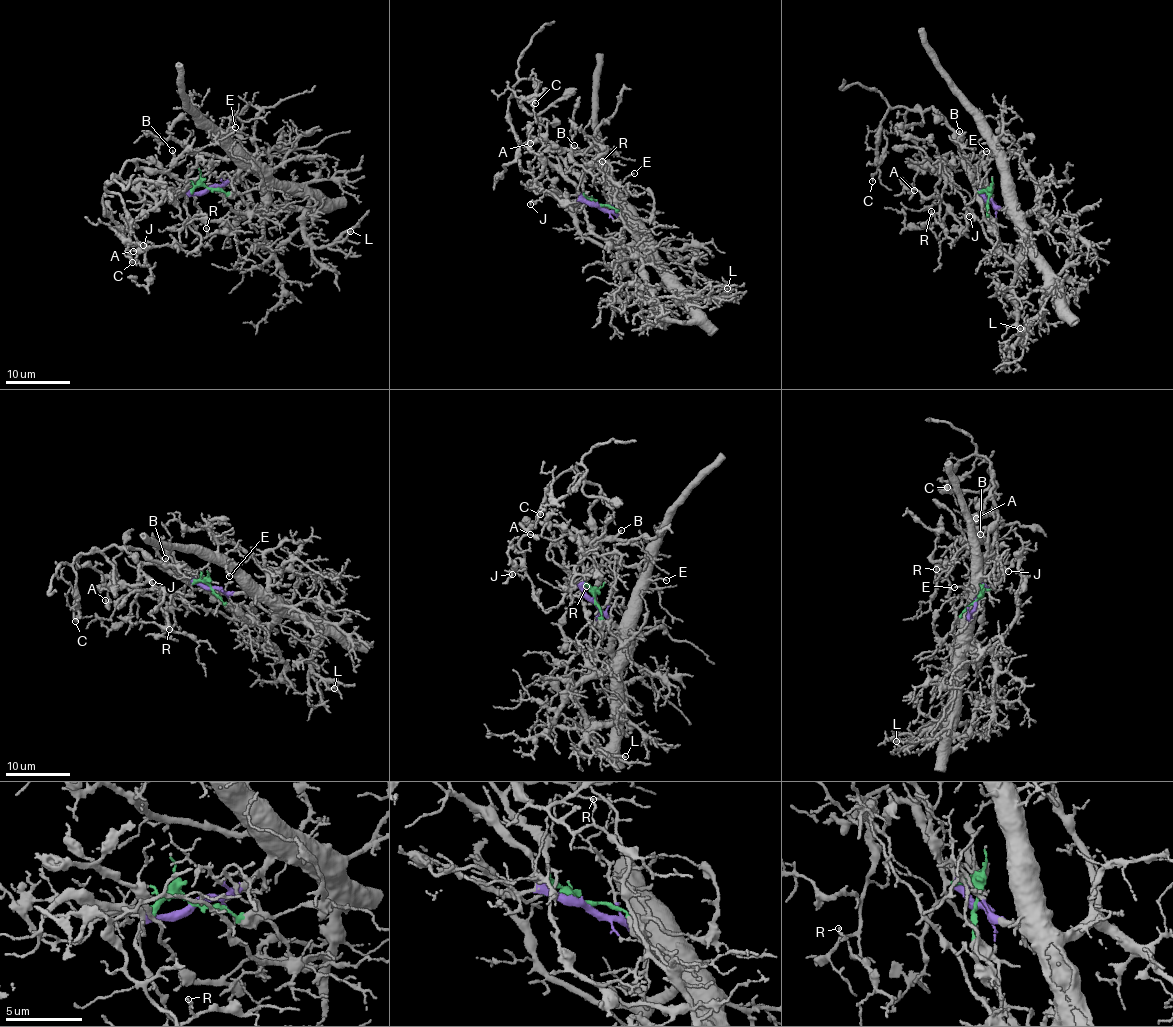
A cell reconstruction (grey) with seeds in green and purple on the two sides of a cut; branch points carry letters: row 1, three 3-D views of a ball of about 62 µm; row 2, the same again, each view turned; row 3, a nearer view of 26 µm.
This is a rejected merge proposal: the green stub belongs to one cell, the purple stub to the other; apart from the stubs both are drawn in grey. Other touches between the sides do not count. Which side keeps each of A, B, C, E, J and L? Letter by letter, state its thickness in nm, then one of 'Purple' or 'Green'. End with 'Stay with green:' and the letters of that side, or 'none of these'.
A: Thickness 200 nm. Green
B: Thickness 180 nm. Green
C: Thickness 150 nm. Green
E: Thickness 110 nm. Purple
J: Thickness 140 nm. Green
L: Thickness 200 nm. Purple
Stay with green: A, B, C, J

